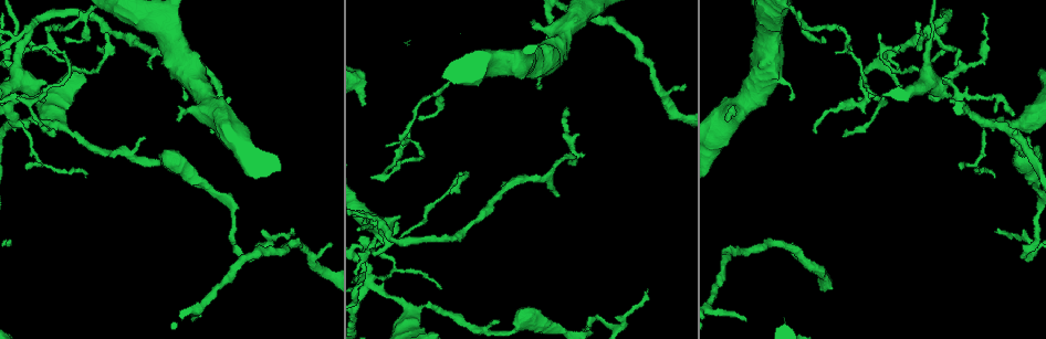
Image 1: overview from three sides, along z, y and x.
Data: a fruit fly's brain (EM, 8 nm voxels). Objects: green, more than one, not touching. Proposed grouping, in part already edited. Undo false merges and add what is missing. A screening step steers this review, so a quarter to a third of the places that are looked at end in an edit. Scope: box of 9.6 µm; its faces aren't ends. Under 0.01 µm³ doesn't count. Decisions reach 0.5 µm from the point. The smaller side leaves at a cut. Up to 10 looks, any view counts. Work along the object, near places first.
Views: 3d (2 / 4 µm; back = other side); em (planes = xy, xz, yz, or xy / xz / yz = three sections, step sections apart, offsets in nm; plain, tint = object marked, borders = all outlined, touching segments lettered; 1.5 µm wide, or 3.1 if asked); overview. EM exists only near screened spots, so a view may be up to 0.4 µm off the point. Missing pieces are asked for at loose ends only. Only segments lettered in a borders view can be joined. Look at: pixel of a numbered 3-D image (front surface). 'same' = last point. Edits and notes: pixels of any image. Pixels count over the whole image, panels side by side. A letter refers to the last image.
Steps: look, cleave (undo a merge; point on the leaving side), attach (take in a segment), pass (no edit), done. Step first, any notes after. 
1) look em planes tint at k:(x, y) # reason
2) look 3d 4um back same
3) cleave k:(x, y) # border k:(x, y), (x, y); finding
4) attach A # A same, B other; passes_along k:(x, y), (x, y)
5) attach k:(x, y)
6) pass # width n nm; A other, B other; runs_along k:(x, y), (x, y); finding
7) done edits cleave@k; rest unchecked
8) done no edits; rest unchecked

look em planes borders at 1:(191, 320) # branch stops here

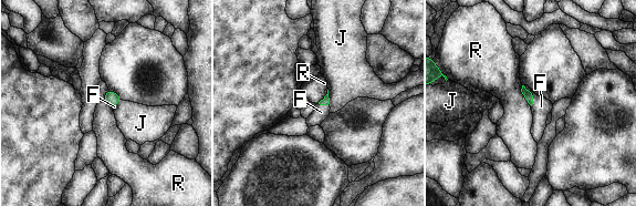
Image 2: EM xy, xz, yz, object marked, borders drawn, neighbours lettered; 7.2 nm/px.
attach F # F same, J other, R other; it goes on there

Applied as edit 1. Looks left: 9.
look overview # see it whole again

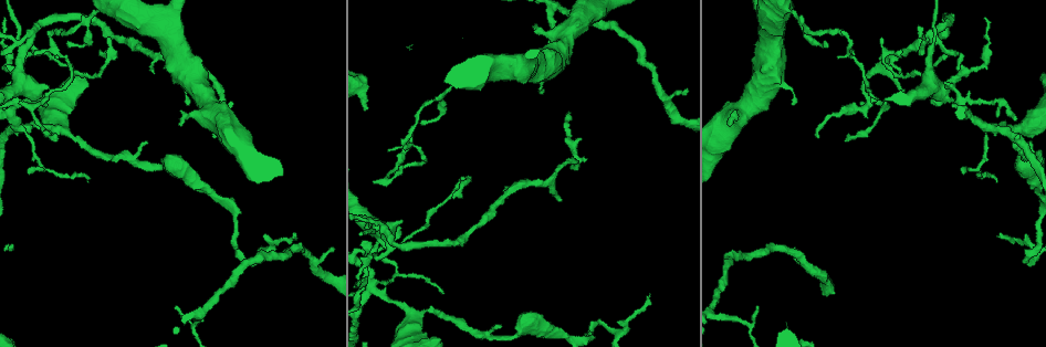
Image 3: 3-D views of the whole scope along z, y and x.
look em planes borders at 3:(561, 198) # an open end

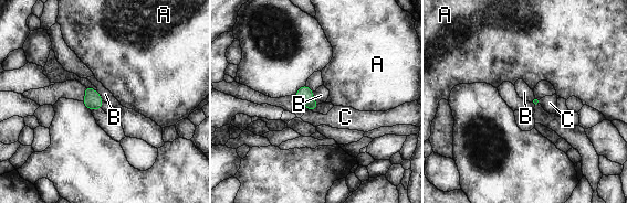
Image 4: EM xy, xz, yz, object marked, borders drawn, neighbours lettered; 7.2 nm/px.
pass # A other, B other, C other; border 4:(312, 92), (312, 97), (317, 104); none of them fits

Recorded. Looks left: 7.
look 3d 4um at 3:(375, 255) # sudden change in width

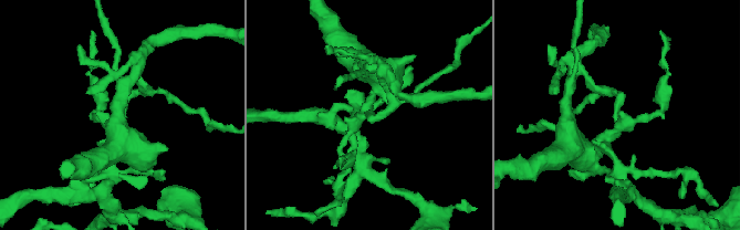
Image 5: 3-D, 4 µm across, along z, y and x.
look em xz step 4 tint at 5:(365, 111) # arms 4

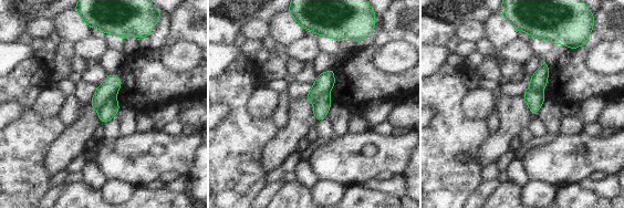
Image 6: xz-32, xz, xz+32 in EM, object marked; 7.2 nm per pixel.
look em planes borders same # cut it another way

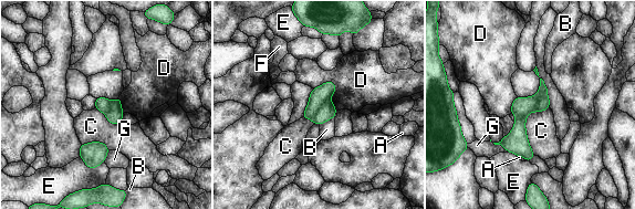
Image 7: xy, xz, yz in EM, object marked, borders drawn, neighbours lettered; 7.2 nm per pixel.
cleave 7:(319, 95) # A other, B other, C other, D other, E other, F other, G other; border 7:(329, 98), (319, 107), (312, 118); two neurons meet here

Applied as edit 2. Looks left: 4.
look 3d 2um back at 3:(802, 21) # two arms in line, one across

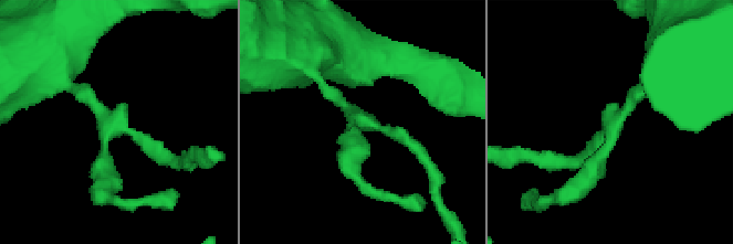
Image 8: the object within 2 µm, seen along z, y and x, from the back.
look em yz step 4 borders at 8:(358, 118) # arms 3

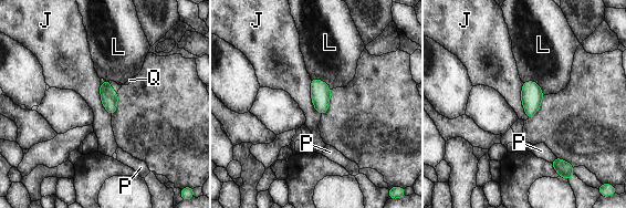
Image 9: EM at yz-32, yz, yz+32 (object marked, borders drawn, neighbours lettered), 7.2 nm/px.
look em planes borders same # cut it another way

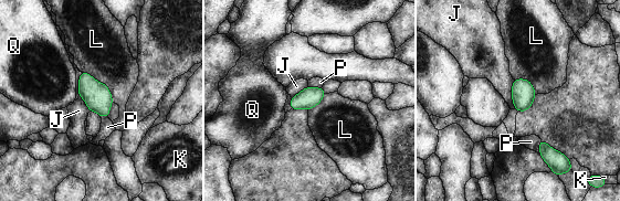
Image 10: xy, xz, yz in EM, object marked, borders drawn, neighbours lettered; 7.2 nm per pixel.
pass # longest_contact L 340 nm; J other, K other, L other, P other, Q other; continuous, no second neuron

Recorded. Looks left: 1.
done edits attach@2, cleave@7; rest unchecked

